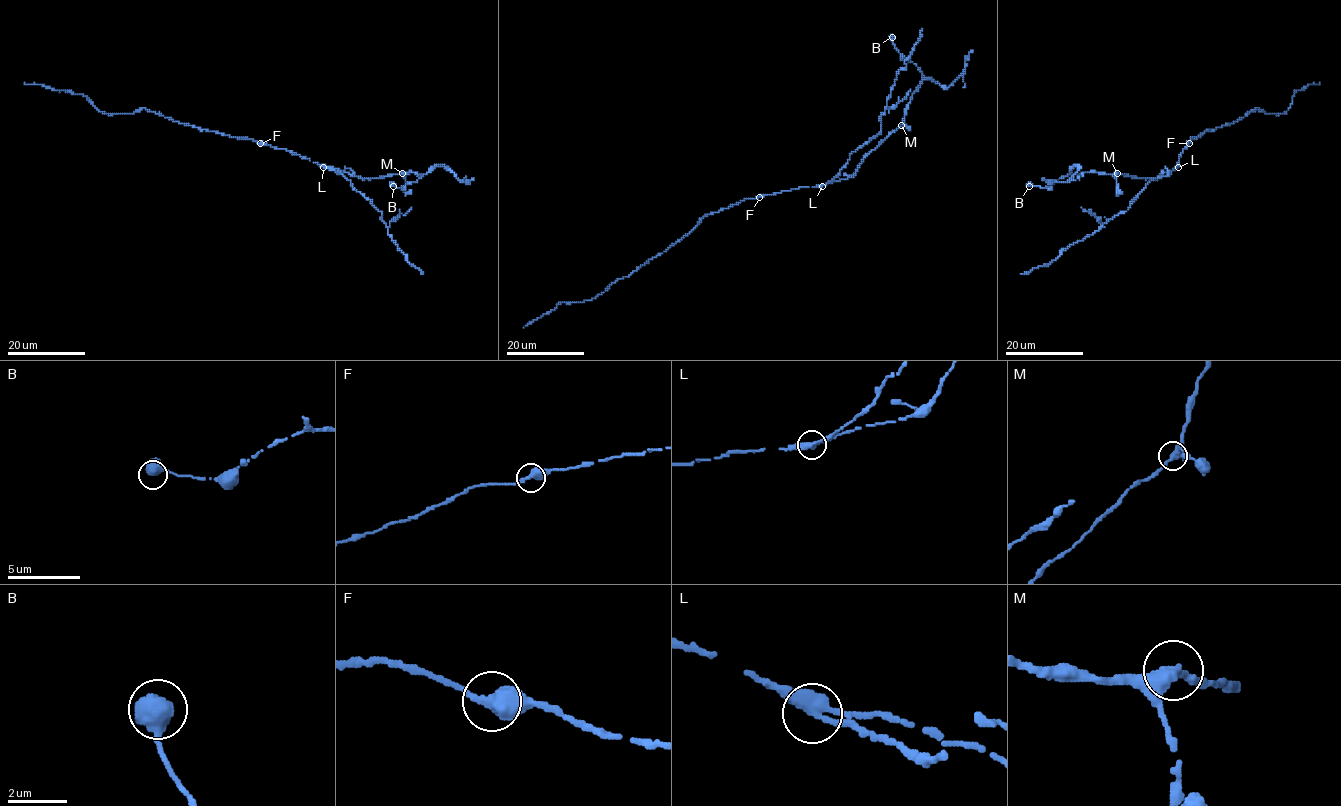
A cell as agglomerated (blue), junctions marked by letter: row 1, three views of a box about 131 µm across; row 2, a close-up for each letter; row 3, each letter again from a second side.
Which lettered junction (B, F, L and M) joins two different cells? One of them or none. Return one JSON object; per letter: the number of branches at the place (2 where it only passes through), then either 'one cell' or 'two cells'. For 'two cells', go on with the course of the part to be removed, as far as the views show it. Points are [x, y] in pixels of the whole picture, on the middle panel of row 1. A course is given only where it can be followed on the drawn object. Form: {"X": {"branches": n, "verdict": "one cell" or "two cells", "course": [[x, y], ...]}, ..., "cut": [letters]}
{"B": {"branches": 2, "verdict": "one cell"}, "F": {"branches": 2, "verdict": "one cell"}, "L": {"branches": 2, "verdict": "two cells", "course": [[822, 185], [839, 173], [852, 152], [880, 132], [880, 117], [891, 88], [899, 71], [906, 67], [922, 29]]}, "M": {"branches": 2, "verdict": "one cell"}, "cut": ["L"]}

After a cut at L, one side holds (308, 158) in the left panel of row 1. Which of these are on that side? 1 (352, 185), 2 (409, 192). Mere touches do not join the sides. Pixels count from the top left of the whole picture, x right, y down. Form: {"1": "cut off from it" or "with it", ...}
{"1": "cut off from it", "2": "with it"}

